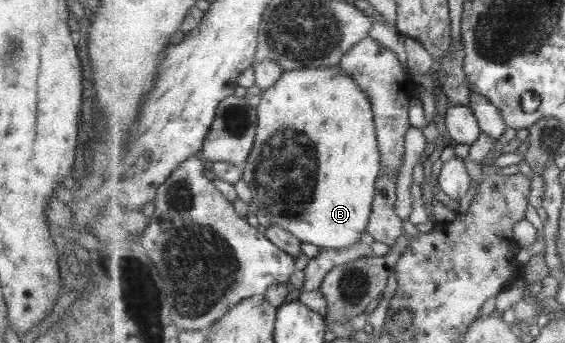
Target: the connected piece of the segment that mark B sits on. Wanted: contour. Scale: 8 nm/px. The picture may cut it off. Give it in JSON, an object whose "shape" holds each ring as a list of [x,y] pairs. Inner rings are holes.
{"shape":[[[322,66],[317,68],[296,68],[292,71],[285,71],[282,77],[264,90],[262,103],[258,107],[258,139],[255,139],[253,150],[246,160],[246,171],[244,179],[250,187],[254,187],[254,177],[256,177],[256,189],[260,197],[260,208],[263,209],[272,225],[279,225],[293,233],[304,243],[311,243],[321,248],[340,249],[353,246],[361,241],[361,235],[366,233],[369,221],[373,212],[373,203],[377,194],[377,181],[381,174],[381,151],[377,136],[377,123],[373,104],[369,95],[360,87],[360,84],[342,68],[338,66]]]}

